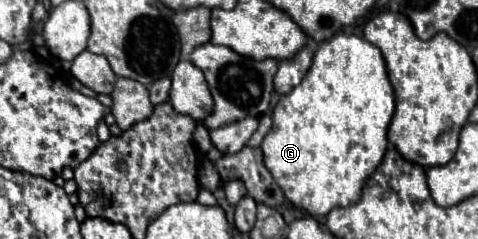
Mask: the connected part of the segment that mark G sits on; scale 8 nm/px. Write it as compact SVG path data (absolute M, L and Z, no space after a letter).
M337 34L331 40L319 44L313 64L301 84L289 94L281 96L273 108L273 126L261 144L265 166L281 186L285 198L309 216L325 216L333 208L351 206L361 200L361 192L369 176L383 160L393 112L395 94L381 50L355 34Z

